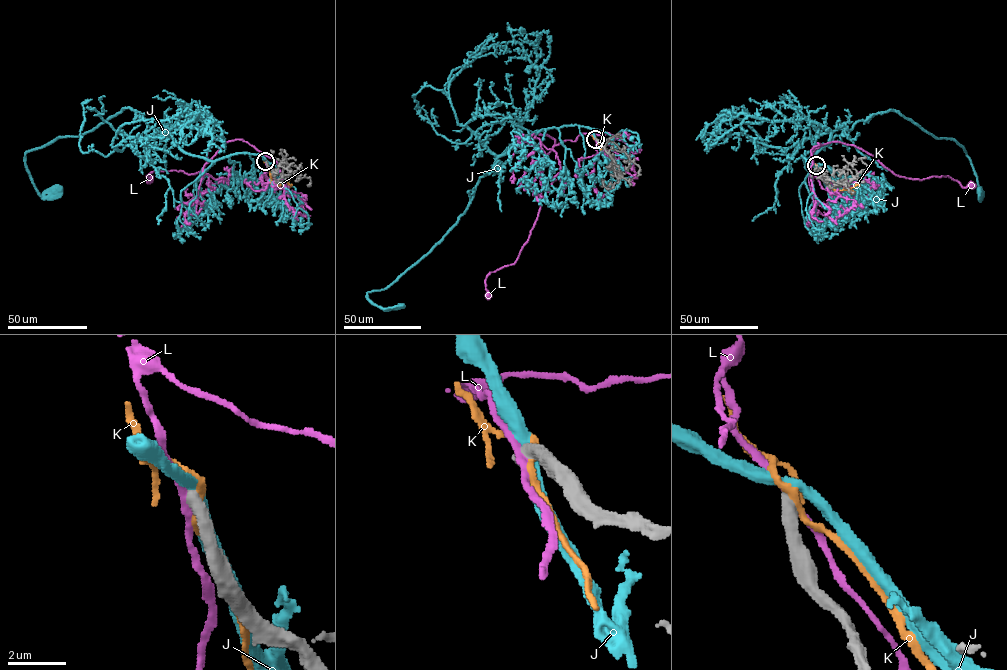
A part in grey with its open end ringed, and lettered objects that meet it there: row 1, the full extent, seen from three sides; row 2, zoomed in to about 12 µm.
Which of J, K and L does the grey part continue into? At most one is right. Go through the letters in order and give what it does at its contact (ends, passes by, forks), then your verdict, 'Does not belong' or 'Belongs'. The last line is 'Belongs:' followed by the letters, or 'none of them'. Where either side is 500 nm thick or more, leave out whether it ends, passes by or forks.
J: It passes by. Does not belong
K: Does not belong
L: Does not belong
Belongs: none of them

